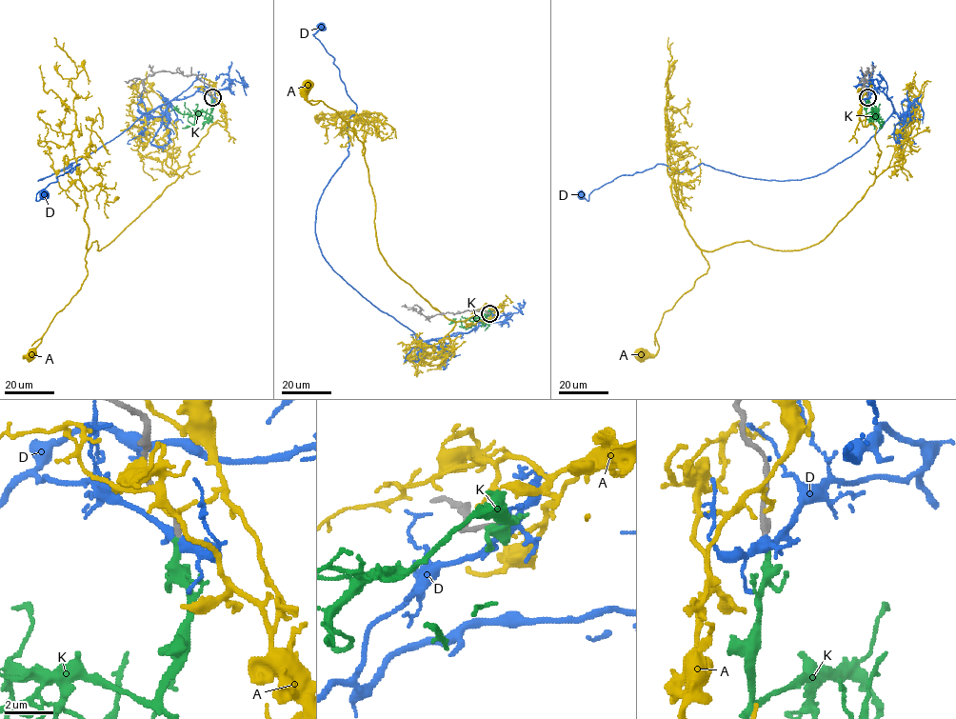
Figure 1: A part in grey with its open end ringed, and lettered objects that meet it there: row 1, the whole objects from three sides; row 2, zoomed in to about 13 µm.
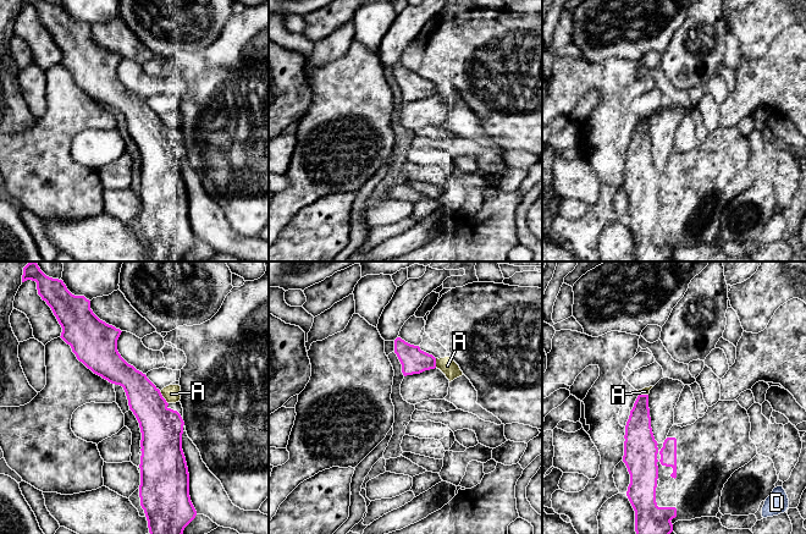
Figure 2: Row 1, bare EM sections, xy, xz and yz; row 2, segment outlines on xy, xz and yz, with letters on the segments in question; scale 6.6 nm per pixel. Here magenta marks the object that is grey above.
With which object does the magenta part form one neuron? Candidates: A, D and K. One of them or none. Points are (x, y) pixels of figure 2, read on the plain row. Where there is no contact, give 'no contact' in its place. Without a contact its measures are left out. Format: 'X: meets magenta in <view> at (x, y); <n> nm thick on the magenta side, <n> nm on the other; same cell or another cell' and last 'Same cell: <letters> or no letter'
A: meets magenta in xy at (163, 124); 280 nm thick on the magenta side, 110 nm on the other; another cell
D: no contact; another cell
K: no contact; same cell
Same cell: K

